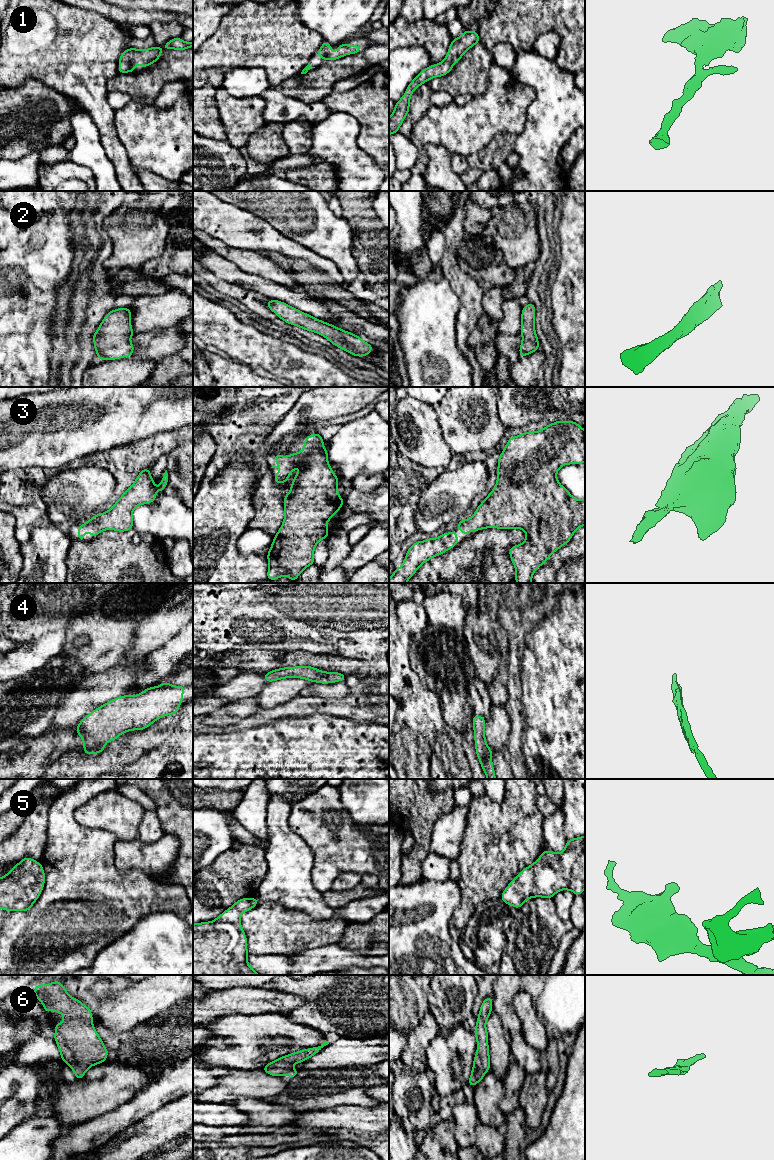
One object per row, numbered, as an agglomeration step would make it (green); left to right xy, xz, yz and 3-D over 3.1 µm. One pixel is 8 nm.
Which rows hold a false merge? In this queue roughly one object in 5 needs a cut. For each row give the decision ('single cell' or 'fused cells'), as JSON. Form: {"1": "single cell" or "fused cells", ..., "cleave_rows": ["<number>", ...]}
{"1": "single cell", "2": "single cell", "3": "single cell", "4": "single cell", "5": "single cell", "6": "single cell", "cleave_rows": []}

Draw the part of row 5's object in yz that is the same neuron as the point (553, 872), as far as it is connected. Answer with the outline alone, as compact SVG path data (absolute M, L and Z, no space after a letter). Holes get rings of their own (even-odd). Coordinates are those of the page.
M585 835L567 840L564 850L557 854L545 850L536 862L523 869L501 894L501 899L507 905L520 908L529 898L553 898L560 890L571 890L575 895L581 895L585 889Z

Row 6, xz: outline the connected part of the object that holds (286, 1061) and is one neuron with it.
M324 1041L320 1046L310 1049L300 1050L298 1052L285 1055L275 1061L268 1063L262 1070L272 1076L283 1076L287 1074L292 1079L298 1074L298 1070L291 1068L291 1065L303 1062L313 1055L317 1054L324 1046L328 1045L328 1041Z

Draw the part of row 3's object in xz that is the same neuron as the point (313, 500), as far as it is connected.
M315 432L304 439L302 451L287 455L284 458L281 454L274 456L274 460L279 464L271 468L283 469L274 474L277 484L286 482L290 473L298 465L301 468L292 482L290 492L284 497L285 518L267 553L269 563L267 579L269 580L288 576L294 582L306 567L314 565L313 554L317 543L329 536L327 522L345 504L345 500L337 492L339 478L334 475L329 466L328 452L322 446L323 444L323 438Z

